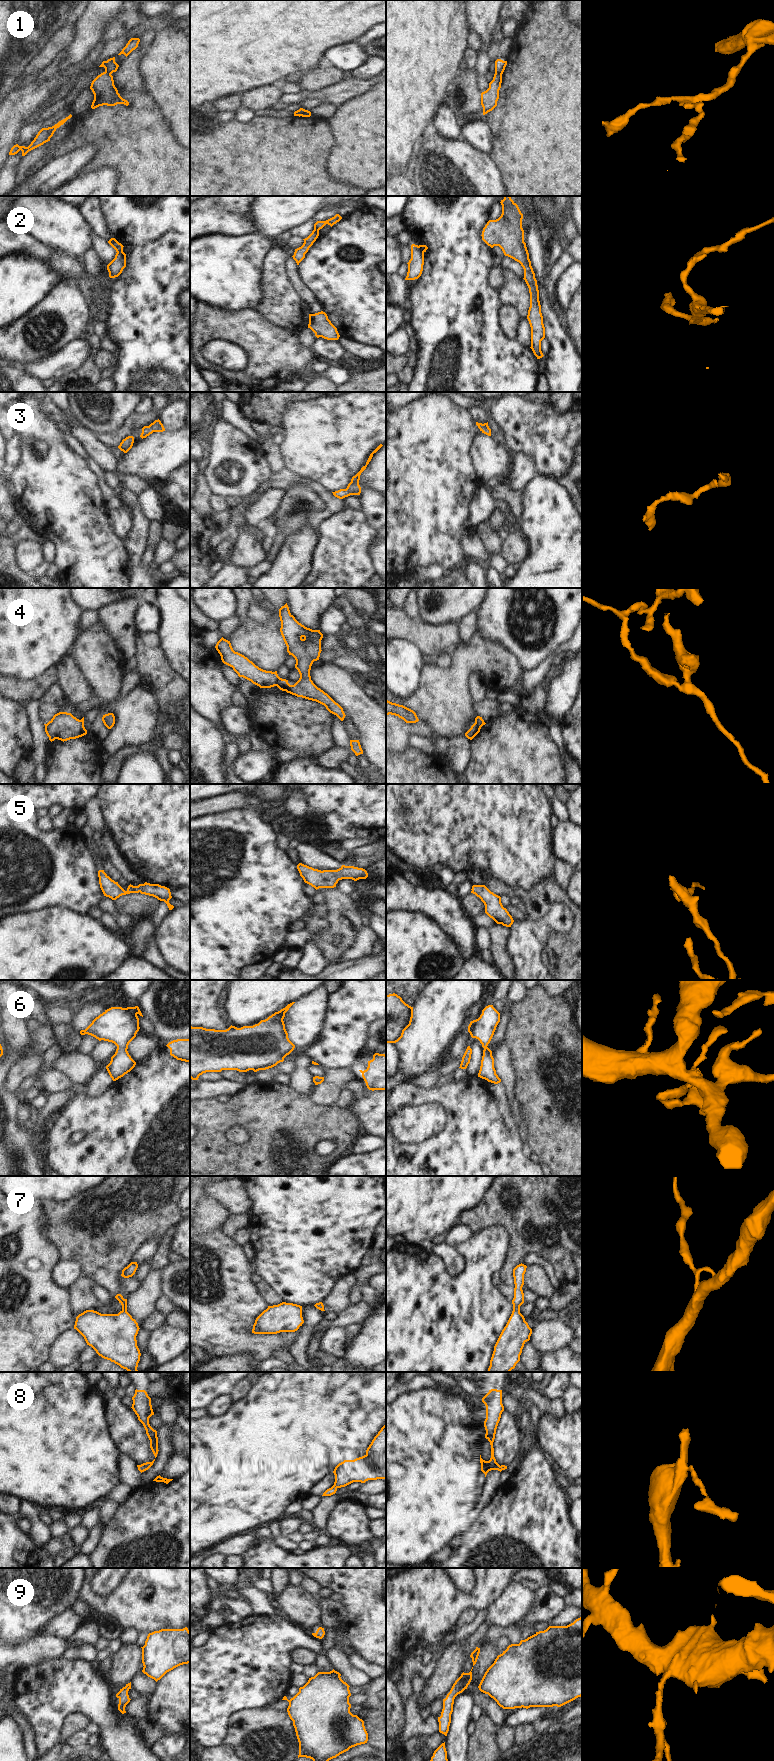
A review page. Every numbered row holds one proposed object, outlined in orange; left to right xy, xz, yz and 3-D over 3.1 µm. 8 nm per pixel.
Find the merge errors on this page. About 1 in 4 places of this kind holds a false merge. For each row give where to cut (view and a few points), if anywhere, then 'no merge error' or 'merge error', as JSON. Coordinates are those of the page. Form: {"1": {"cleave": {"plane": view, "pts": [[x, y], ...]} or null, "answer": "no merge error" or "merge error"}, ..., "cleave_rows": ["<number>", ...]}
{"1": {"cleave": {"plane": "yz", "pts": [[495, 72], [501, 75]]}, "answer": "merge error"}, "2": {"cleave": {"plane": "xy", "pts": [[122, 250], [117, 253]]}, "answer": "merge error"}, "3": {"cleave": null, "answer": "no merge error"}, "4": {"cleave": {"plane": "xz", "pts": [[279, 677], [275, 685]]}, "answer": "merge error"}, "5": {"cleave": null, "answer": "no merge error"}, "6": {"cleave": null, "answer": "no merge error"}, "7": {"cleave": null, "answer": "no merge error"}, "8": {"cleave": null, "answer": "no merge error"}, "9": {"cleave": null, "answer": "no merge error"}, "cleave_rows": ["1", "2", "4"]}

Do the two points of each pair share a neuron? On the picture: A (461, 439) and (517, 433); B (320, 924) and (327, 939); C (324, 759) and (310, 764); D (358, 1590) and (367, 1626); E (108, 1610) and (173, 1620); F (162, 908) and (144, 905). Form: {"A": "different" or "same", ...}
{"A": "different", "B": "different", "C": "different", "D": "same", "E": "same", "F": "different"}

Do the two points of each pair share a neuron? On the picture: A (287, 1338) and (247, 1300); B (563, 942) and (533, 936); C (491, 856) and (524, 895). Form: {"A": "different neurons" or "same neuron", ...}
{"A": "same neuron", "B": "different neurons", "C": "different neurons"}

